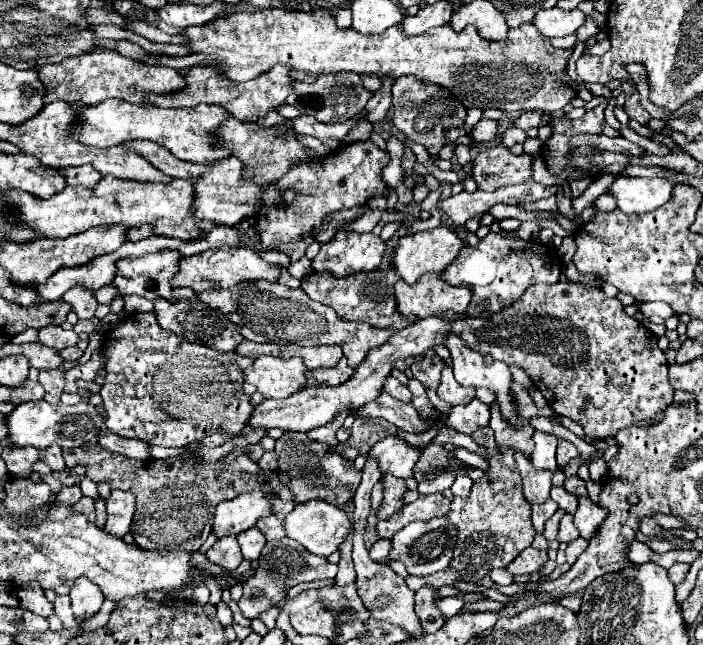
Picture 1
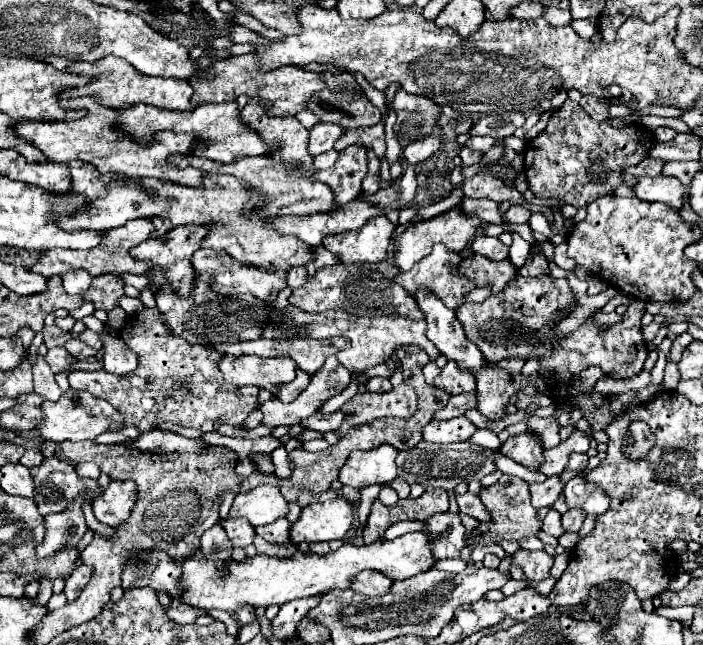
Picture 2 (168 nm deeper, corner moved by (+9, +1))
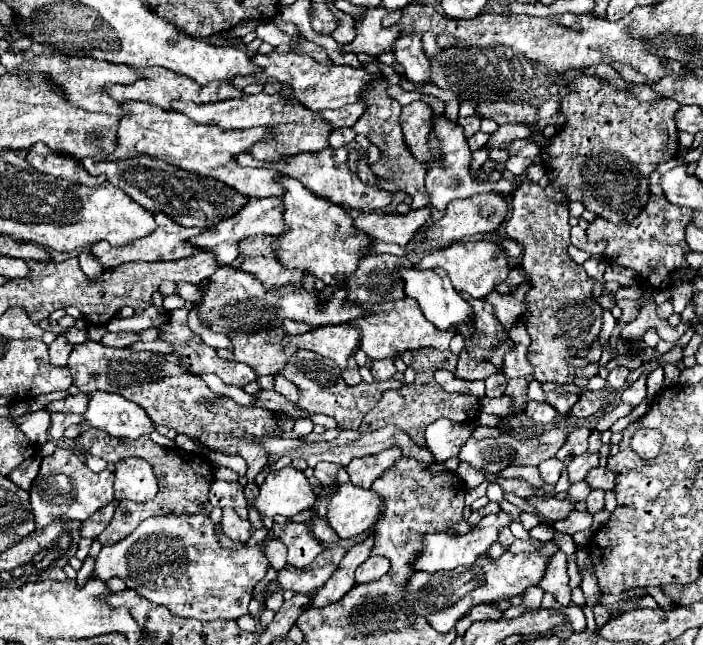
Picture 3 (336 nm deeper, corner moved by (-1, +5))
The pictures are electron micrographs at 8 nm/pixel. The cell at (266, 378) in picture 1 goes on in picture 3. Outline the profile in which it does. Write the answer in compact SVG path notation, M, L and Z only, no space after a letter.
M281 327L272 328L272 330L260 330L260 332L232 332L228 334L232 342L232 350L228 348L218 348L218 356L234 362L246 362L248 366L254 368L254 372L260 374L276 374L284 364L288 362L289 357L294 353L291 347L282 346L282 338L286 336Z

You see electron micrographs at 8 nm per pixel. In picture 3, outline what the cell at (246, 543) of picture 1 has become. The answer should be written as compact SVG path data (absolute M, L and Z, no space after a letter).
M214 480L210 486L210 504L224 508L230 506L238 512L238 516L248 518L248 510L246 510L246 498L242 492L242 484L240 482L222 482L222 480Z

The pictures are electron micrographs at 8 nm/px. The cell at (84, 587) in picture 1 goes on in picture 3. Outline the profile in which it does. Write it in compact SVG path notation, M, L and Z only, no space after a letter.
M164 514L146 518L130 536L112 546L104 546L96 558L94 574L100 576L100 580L104 582L114 576L122 578L130 590L136 590L140 596L144 596L154 604L168 606L168 610L176 616L196 620L216 620L216 618L236 620L248 612L252 590L266 576L268 566L270 562L264 554L262 544L244 544L238 550L222 548L216 536L216 528L210 516L206 514Z

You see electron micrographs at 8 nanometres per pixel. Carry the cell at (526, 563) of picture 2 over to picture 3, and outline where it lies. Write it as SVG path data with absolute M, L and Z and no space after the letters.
M560 552L560 556L552 556L552 564L548 564L548 572L544 574L544 580L540 582L540 588L544 592L550 592L562 606L570 604L570 586L568 586L568 574L566 574L566 556Z

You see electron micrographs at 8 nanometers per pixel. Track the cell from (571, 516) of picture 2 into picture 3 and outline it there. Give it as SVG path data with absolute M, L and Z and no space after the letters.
M592 490L586 498L586 504L588 504L590 514L600 512L604 508L604 490Z

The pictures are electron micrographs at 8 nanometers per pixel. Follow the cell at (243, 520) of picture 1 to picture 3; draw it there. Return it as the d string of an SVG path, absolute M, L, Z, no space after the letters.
M286 466L266 476L254 506L264 516L274 518L276 514L296 516L314 504L316 494L304 472L296 470L294 466Z

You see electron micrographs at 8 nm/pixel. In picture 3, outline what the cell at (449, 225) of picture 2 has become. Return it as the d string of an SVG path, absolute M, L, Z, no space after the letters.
M490 192L490 194L474 194L468 198L454 198L448 204L444 216L426 230L426 246L436 250L438 246L446 246L450 242L462 240L462 238L472 236L472 234L494 232L504 222L506 214L508 214L508 204L506 204L506 198L502 194Z

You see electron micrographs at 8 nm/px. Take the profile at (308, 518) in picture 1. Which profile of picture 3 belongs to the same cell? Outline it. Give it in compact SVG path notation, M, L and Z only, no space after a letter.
M350 482L338 486L338 494L328 504L328 522L340 538L352 538L372 530L380 520L384 498L374 490L358 488Z

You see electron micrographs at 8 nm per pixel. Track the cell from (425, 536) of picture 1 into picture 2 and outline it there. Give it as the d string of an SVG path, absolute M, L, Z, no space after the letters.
M452 512L432 514L426 520L422 520L422 524L424 524L424 534L430 538L430 552L436 560L460 556L466 530L458 514Z

